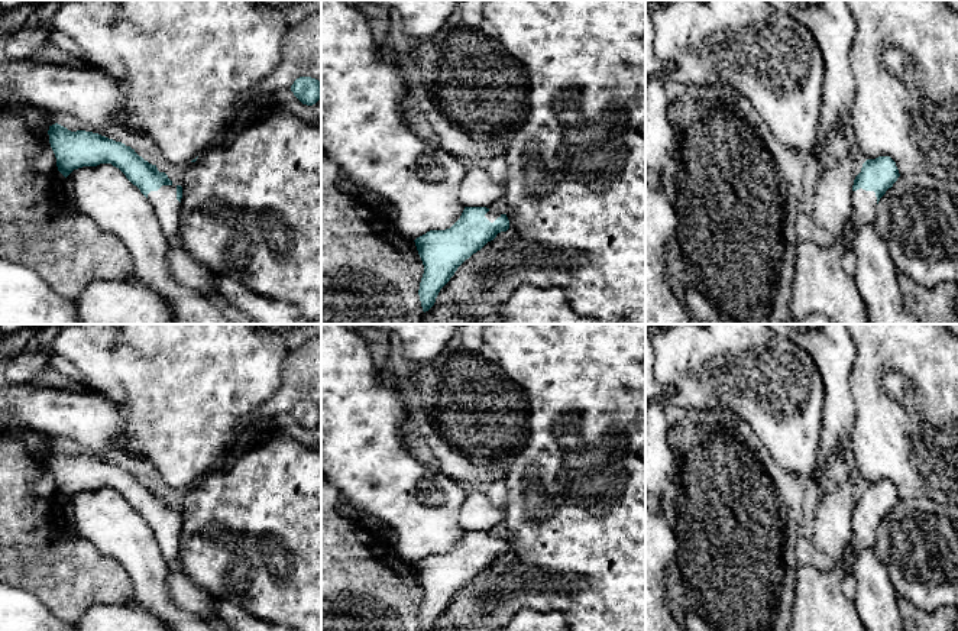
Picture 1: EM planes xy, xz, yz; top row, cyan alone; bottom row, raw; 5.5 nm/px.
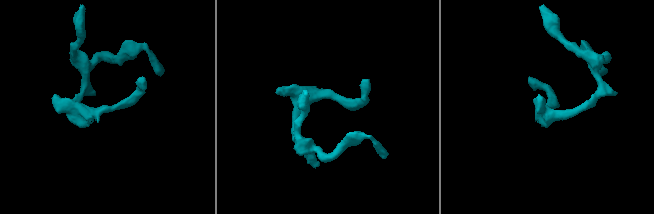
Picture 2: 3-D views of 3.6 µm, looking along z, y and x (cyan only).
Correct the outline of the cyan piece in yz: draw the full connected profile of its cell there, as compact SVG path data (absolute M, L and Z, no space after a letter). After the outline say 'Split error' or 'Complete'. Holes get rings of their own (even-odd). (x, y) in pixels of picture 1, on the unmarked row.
M890 480L867 483L852 509L854 546L874 546L880 522L899 501L896 486Z. Split error

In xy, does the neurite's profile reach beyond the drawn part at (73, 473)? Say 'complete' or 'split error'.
split error

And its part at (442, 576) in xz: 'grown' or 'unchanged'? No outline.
grown

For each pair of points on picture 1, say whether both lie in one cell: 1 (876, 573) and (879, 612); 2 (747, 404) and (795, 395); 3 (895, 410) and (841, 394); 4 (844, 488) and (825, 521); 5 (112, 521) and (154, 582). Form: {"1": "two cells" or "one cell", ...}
{"1": "one cell", "2": "one cell", "3": "two cells", "4": "one cell", "5": "one cell"}

